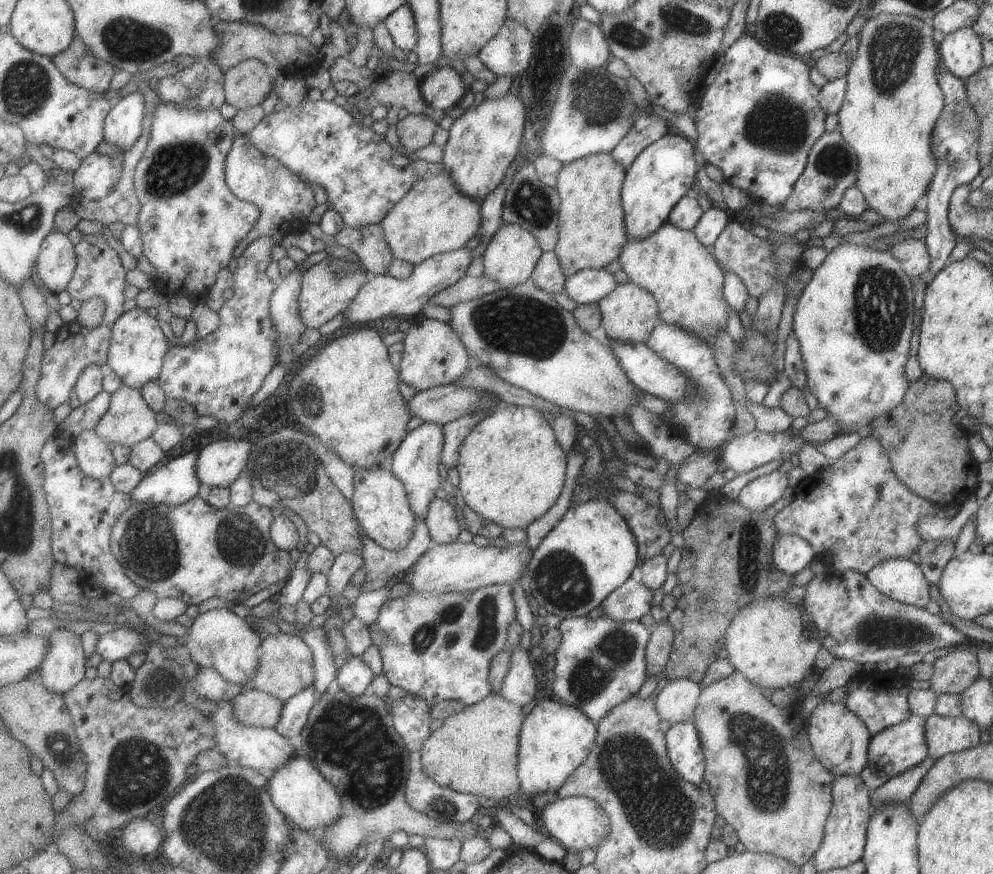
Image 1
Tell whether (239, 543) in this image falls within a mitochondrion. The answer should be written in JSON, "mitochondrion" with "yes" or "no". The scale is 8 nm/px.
{"mitochondrion":"yes"}

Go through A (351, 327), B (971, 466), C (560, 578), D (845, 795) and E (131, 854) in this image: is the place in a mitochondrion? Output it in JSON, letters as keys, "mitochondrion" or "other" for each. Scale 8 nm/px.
{"A":"other","B":"other","C":"mitochondrion","D":"other","E":"other"}

